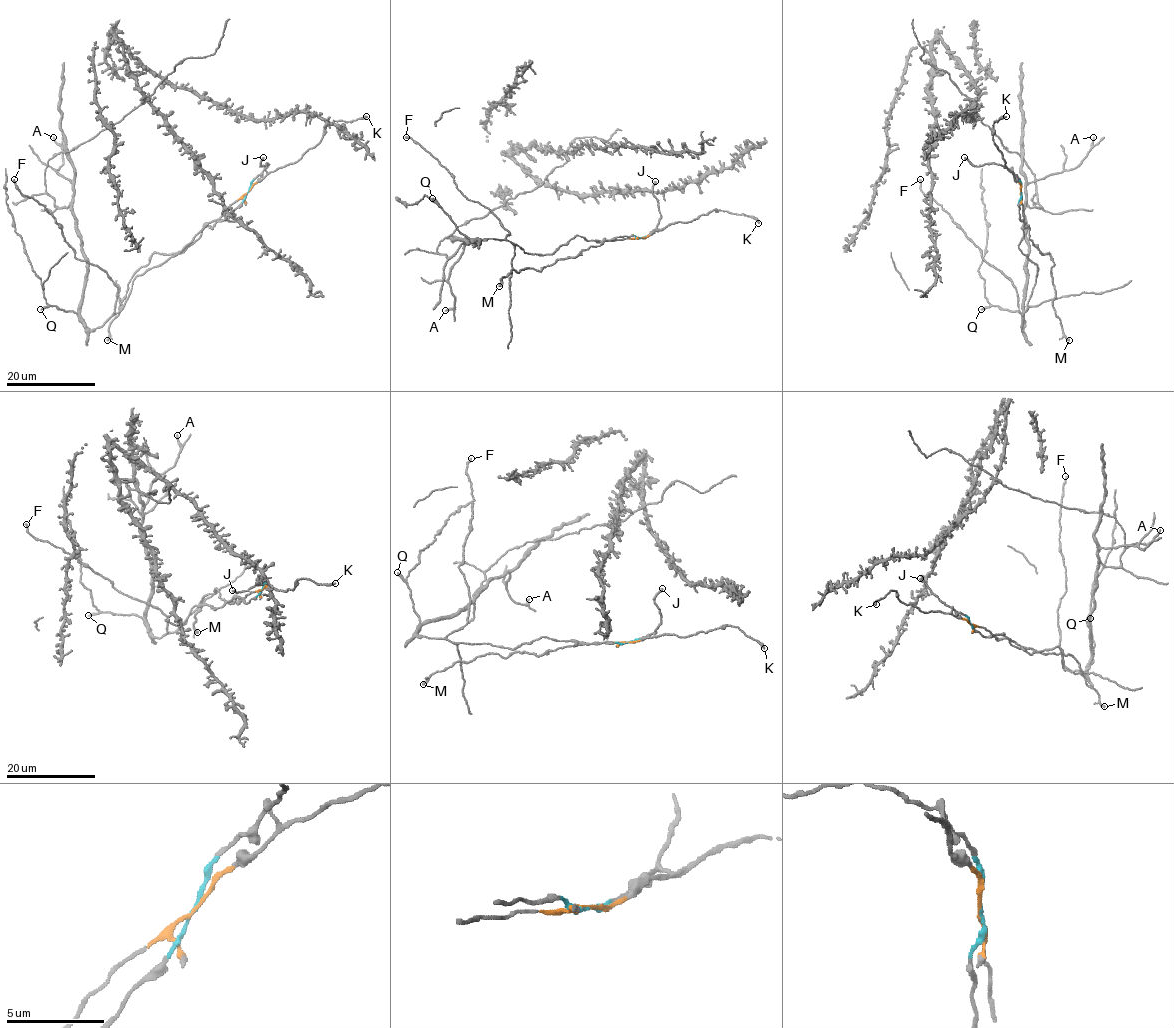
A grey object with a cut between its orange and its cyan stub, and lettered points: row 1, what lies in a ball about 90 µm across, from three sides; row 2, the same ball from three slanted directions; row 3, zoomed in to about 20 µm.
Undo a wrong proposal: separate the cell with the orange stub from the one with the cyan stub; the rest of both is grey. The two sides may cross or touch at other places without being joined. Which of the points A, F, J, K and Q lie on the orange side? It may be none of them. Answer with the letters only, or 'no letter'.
A, F, K, Q

